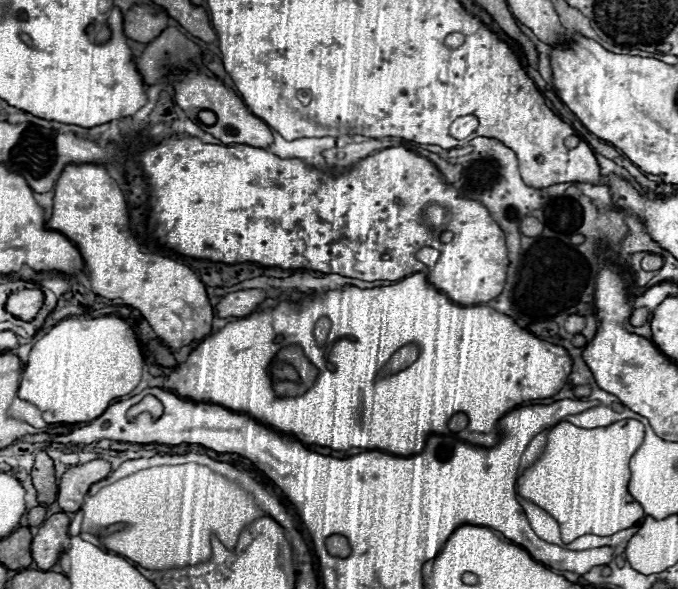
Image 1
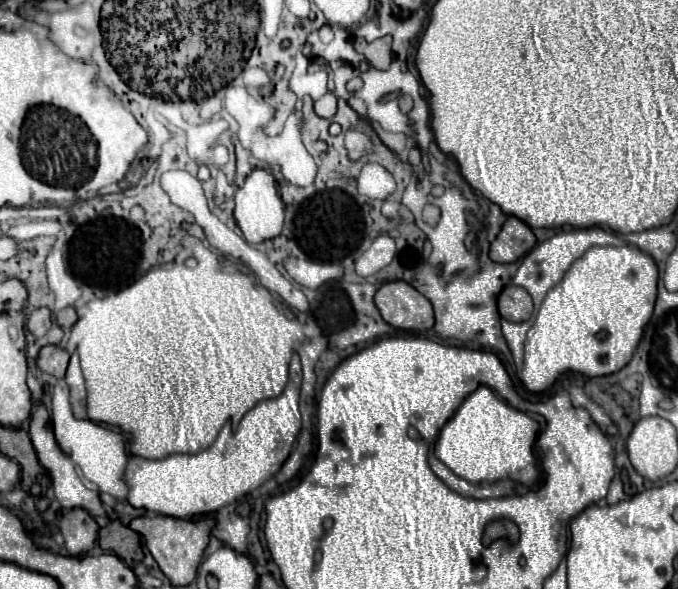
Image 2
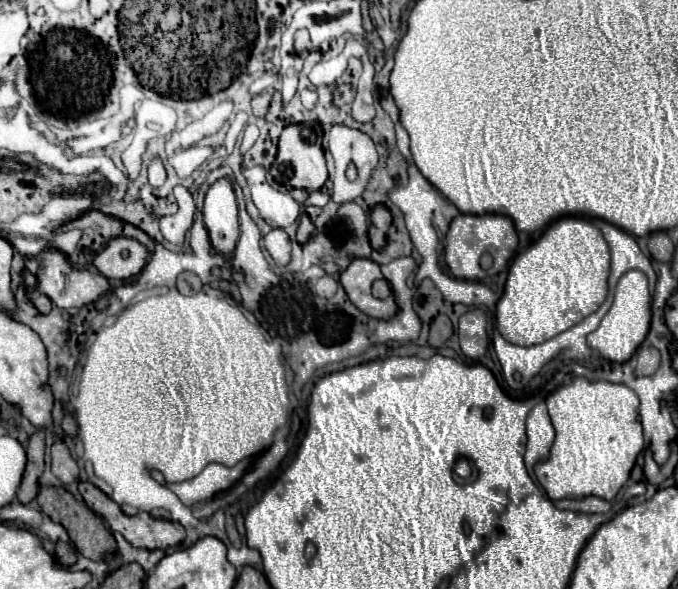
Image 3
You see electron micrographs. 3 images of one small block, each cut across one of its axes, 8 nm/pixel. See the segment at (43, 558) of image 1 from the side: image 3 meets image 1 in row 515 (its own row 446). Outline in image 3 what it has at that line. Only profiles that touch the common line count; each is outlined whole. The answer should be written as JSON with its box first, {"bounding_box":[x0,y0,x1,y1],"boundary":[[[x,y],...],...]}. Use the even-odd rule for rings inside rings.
{"bounding_box":[52,440,78,484],"boundary":[[[62,440],[52,446],[52,472],[66,484],[78,480],[78,464],[70,456],[70,450]]]}

